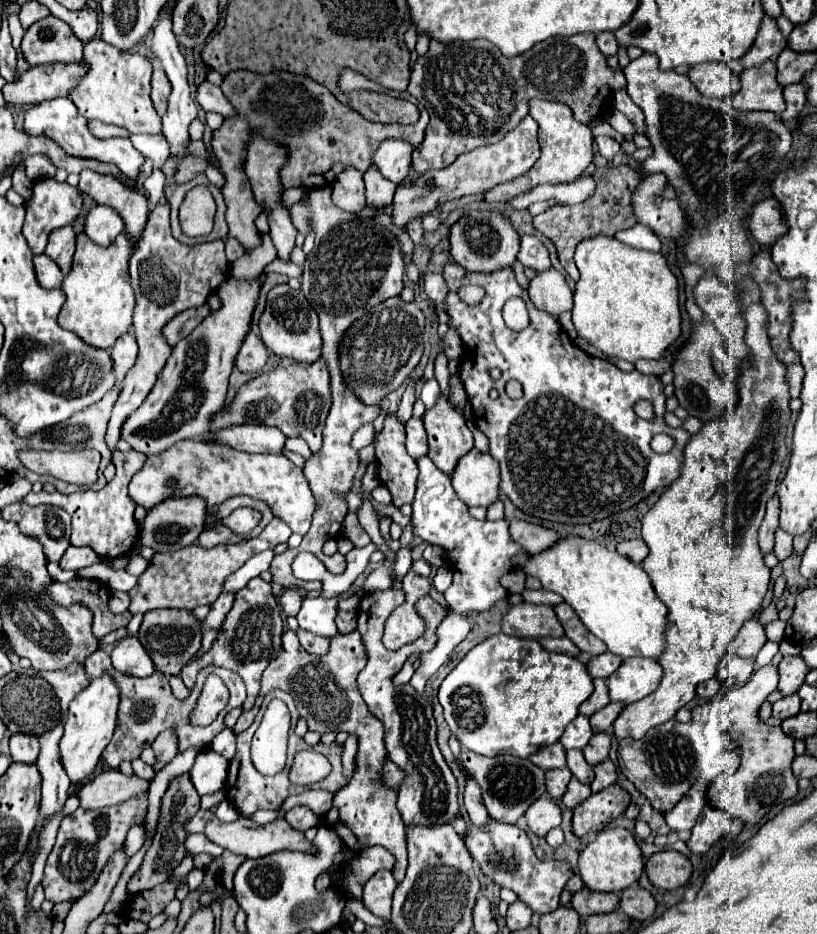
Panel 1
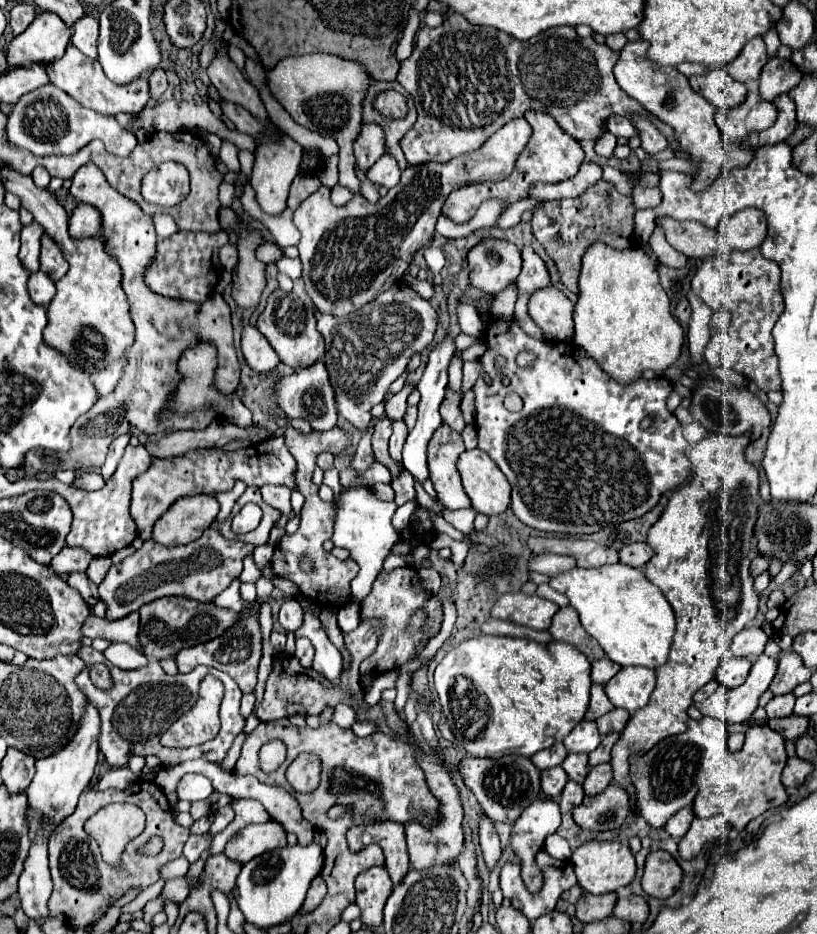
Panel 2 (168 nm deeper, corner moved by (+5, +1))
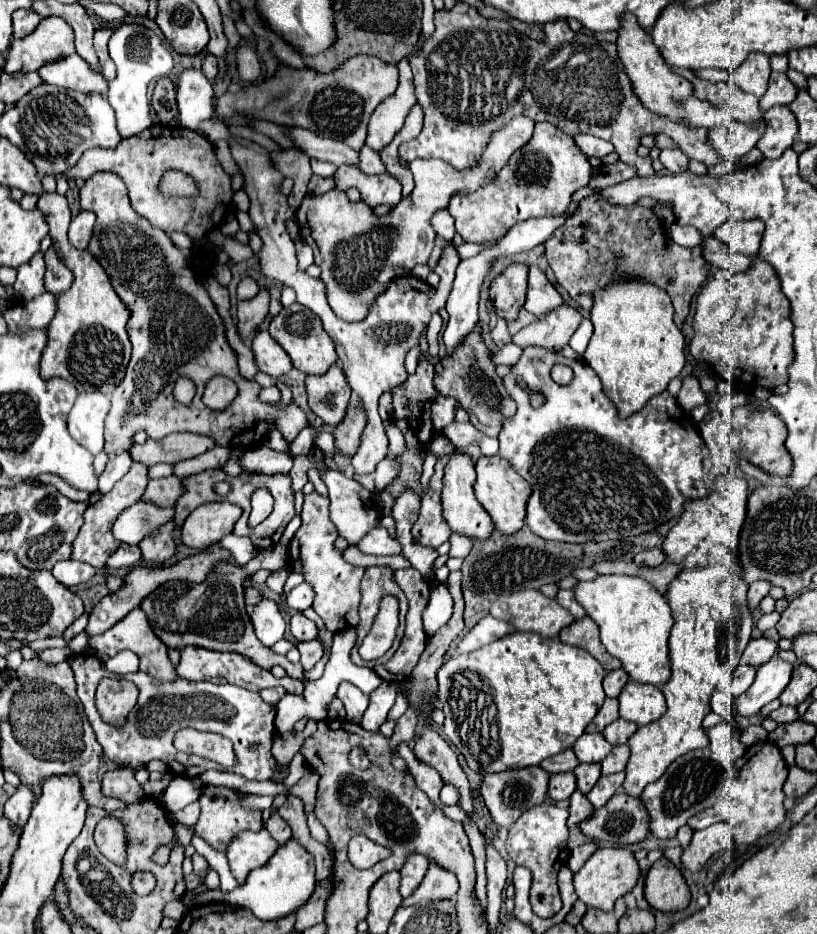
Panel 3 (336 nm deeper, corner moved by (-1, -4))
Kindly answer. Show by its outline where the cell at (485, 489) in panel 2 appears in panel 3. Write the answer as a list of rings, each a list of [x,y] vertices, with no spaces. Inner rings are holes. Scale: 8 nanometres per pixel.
[[[498,455],[480,457],[478,463],[476,463],[476,473],[478,473],[478,479],[476,479],[476,485],[474,485],[476,499],[486,509],[486,513],[492,517],[496,529],[504,535],[512,535],[512,533],[520,531],[524,527],[526,503],[528,503],[528,497],[532,495],[530,483],[512,469],[510,461],[498,457]]]

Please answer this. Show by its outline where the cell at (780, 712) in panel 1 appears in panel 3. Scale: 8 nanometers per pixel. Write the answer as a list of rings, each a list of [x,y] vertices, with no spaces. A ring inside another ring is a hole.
[[[778,707],[778,709],[772,711],[768,717],[774,719],[778,725],[784,725],[784,723],[796,721],[796,719],[798,719],[798,713],[796,713],[796,707]]]

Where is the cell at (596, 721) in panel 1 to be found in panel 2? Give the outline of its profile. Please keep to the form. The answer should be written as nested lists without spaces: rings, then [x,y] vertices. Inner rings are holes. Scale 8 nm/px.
[[[614,708],[612,712],[608,712],[602,718],[598,718],[596,724],[598,724],[600,734],[606,736],[608,732],[622,732],[626,722],[628,722],[628,718],[630,718],[630,712],[622,710],[622,708]]]

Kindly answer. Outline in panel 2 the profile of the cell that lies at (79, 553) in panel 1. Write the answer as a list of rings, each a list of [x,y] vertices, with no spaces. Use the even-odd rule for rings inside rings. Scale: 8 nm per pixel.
[[[64,546],[54,558],[52,558],[52,564],[50,568],[56,572],[56,574],[68,574],[68,572],[86,572],[86,568],[90,566],[92,562],[92,554],[84,548],[70,548],[70,546]]]

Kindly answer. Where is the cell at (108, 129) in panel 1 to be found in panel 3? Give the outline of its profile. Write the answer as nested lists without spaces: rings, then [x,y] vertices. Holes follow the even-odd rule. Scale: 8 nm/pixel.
[[[286,149],[282,153],[272,153],[272,159],[276,161],[276,167],[286,175],[294,179],[294,186],[292,193],[288,197],[288,204],[290,209],[295,212],[304,195],[306,195],[306,185],[312,177],[312,169],[310,169],[310,159],[296,151],[296,149]]]

